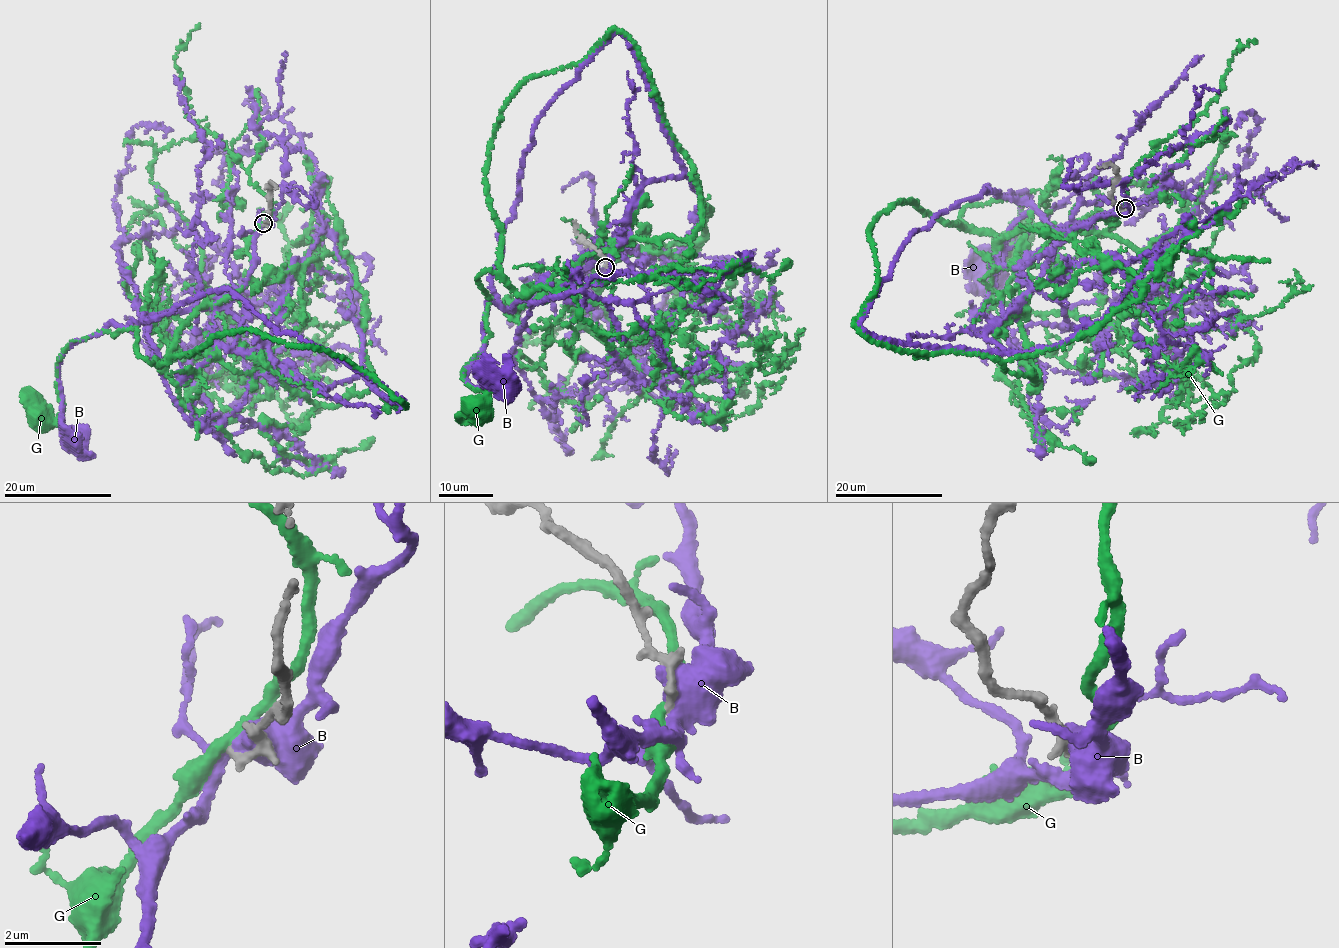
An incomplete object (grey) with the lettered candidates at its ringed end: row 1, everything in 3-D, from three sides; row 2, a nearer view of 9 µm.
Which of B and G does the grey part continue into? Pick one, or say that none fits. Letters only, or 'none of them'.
none of them

